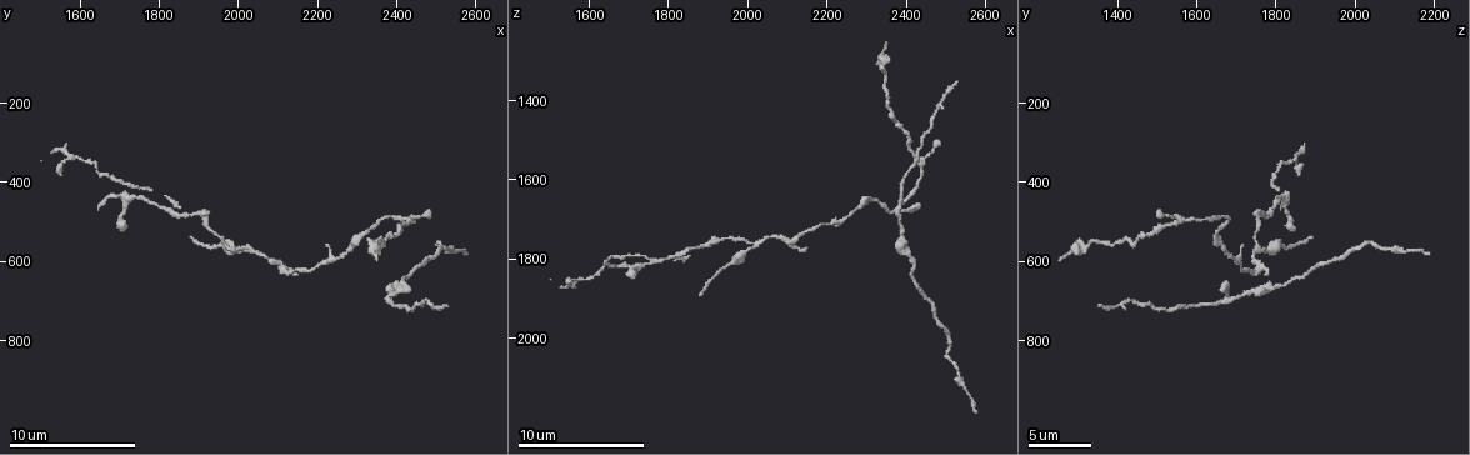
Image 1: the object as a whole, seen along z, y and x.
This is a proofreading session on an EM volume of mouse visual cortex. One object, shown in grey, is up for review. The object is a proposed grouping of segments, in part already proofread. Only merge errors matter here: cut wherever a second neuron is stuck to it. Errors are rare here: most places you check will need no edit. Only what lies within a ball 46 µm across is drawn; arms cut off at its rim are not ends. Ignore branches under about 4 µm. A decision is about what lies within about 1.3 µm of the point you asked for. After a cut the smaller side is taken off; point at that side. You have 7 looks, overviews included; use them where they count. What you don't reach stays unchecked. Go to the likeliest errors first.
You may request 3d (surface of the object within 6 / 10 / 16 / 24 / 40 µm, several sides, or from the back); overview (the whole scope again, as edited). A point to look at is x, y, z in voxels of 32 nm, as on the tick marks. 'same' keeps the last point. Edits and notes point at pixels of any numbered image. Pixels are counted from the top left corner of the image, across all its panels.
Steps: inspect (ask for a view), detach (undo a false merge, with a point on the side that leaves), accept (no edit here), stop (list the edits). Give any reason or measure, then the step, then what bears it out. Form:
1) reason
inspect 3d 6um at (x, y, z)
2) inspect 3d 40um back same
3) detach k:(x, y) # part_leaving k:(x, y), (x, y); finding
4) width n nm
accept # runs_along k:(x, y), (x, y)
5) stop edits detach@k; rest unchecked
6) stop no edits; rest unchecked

two arms in line, one across
inspect 3d 16um at (2375, 695, 1695)

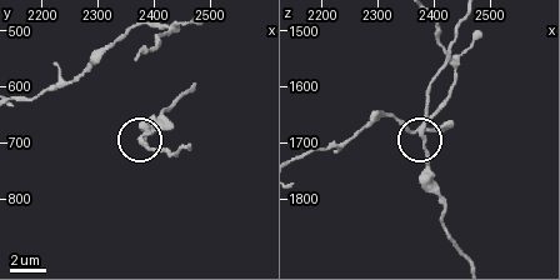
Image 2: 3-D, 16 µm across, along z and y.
side_arm 12 um
accept # continuous, no second neuron

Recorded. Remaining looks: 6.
three arms meet
inspect 3d 10um at (2215, 605, 1700)

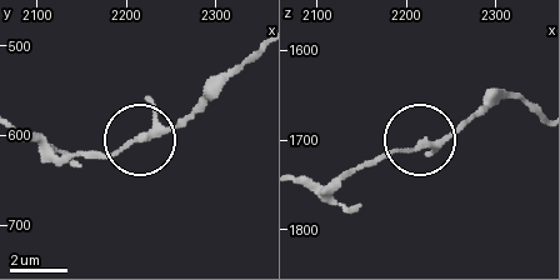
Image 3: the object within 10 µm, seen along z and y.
inspect 3d 6um at (2220, 605, 1705)

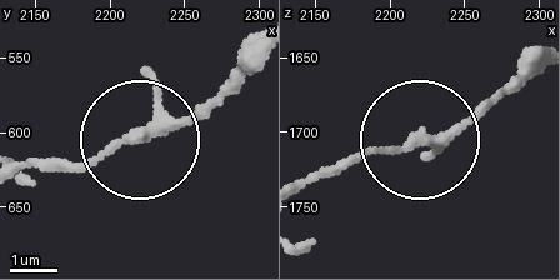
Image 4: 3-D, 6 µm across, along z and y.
side_arm 30 um
accept # runs_along 4:(421, 143), (461, 123), (518, 68); continuous, no second neuron

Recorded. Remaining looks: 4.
a fork
inspect 3d 16um at (2015, 565, 1765)

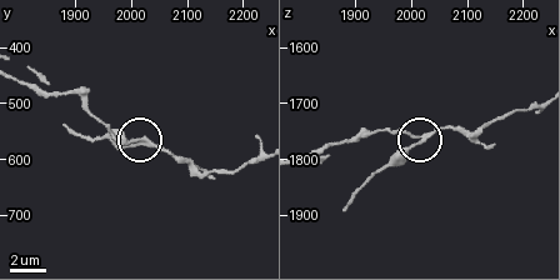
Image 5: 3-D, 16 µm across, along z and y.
width 170 nm
detach 5:(408, 150) # part_leaving 5:(428, 135), (375, 171), (345, 210); a second neuron is stuck on

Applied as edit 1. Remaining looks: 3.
stop edits detach@5; rest unchecked

